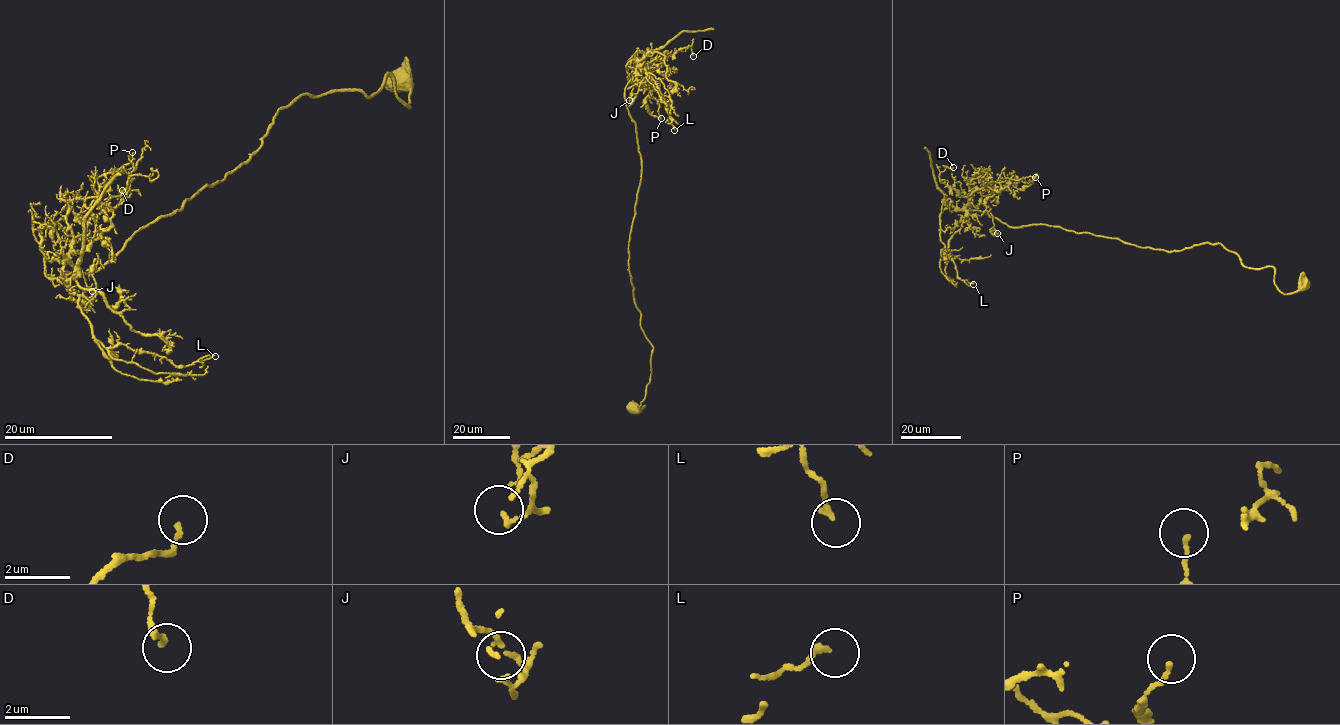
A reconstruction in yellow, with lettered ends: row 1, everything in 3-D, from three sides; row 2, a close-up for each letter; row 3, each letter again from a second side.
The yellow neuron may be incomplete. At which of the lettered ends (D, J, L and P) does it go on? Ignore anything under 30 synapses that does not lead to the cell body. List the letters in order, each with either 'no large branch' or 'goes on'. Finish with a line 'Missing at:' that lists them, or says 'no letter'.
D: no large branch
J: no large branch
L: no large branch
P: no large branch
Missing at: no letter

